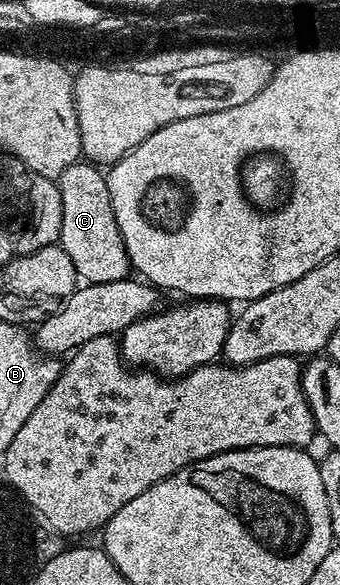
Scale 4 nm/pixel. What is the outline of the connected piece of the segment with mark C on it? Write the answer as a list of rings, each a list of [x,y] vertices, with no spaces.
[[[80,161],[69,165],[57,180],[61,193],[61,233],[58,246],[69,253],[76,276],[84,284],[121,281],[132,274],[133,268],[125,253],[117,217],[113,217],[113,201],[109,201],[107,176],[96,164]]]

